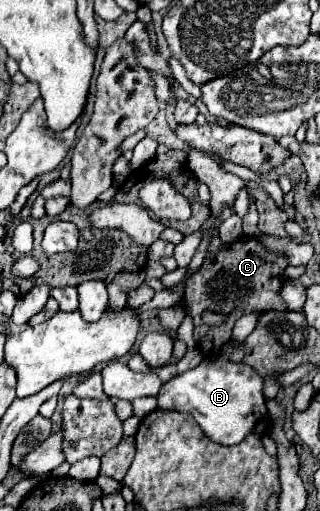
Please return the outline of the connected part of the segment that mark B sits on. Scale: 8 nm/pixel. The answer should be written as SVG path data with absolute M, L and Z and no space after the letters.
M203 358L197 368L173 376L161 386L157 394L157 408L191 414L205 436L225 446L239 444L249 432L265 434L269 426L263 378L251 366L225 358Z

